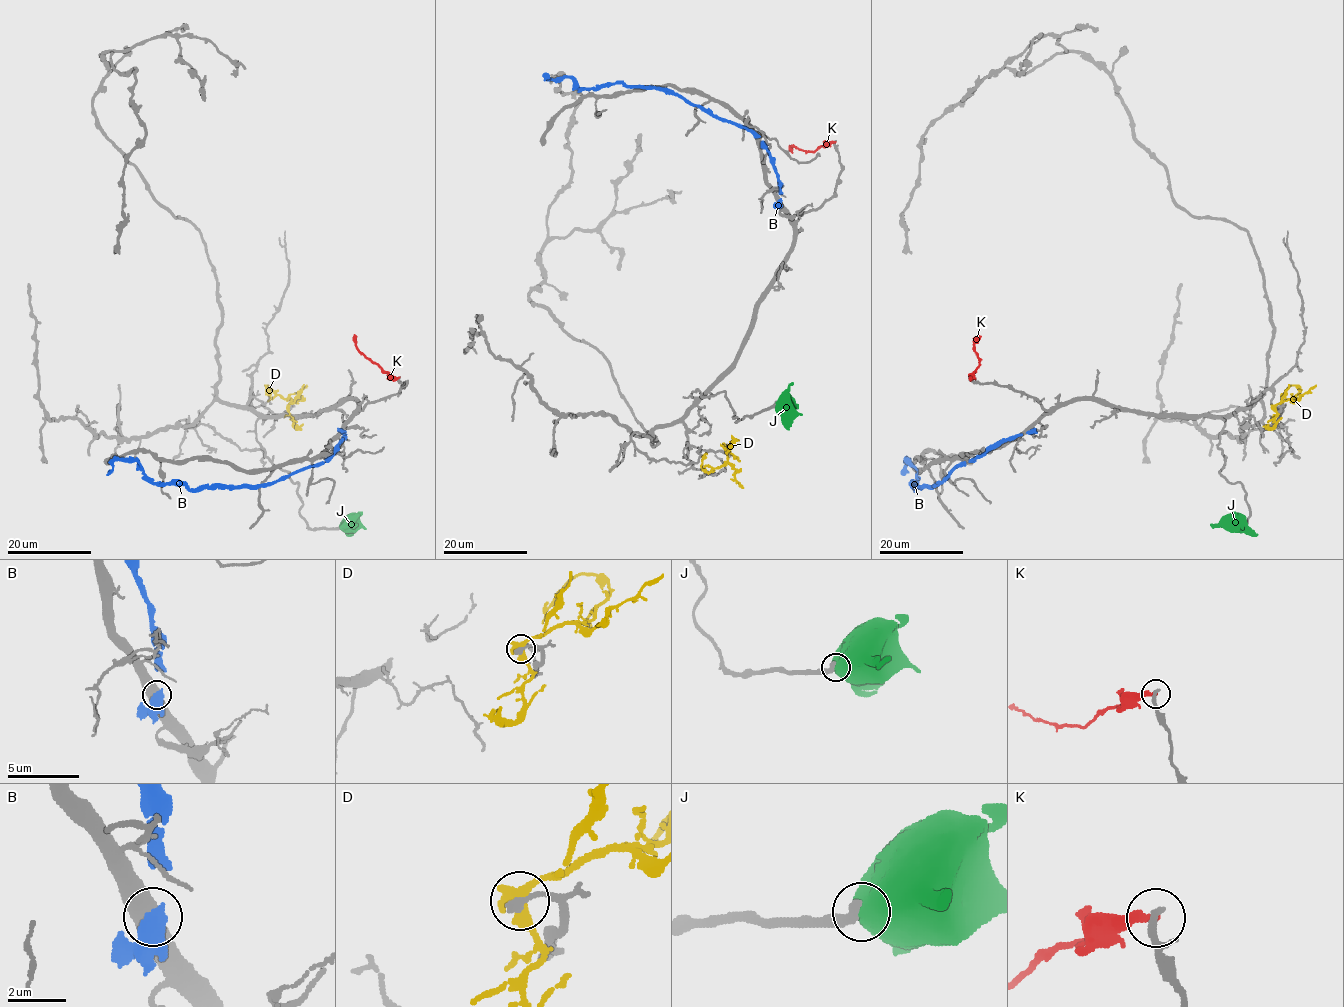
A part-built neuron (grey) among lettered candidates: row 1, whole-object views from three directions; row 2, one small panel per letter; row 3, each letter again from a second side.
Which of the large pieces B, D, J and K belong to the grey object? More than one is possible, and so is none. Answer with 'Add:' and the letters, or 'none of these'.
Add: J

